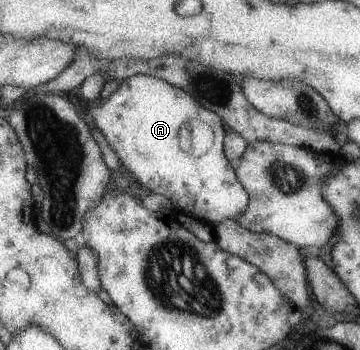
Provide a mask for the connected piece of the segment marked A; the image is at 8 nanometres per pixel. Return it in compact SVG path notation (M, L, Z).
M137 73L124 78L107 98L89 103L87 110L88 118L100 130L120 164L131 172L145 193L161 194L172 204L179 204L177 212L180 210L212 226L223 220L235 221L247 208L249 195L235 178L234 167L227 160L225 151L221 150L225 134L221 117L195 102L185 90L179 90L159 78Z

